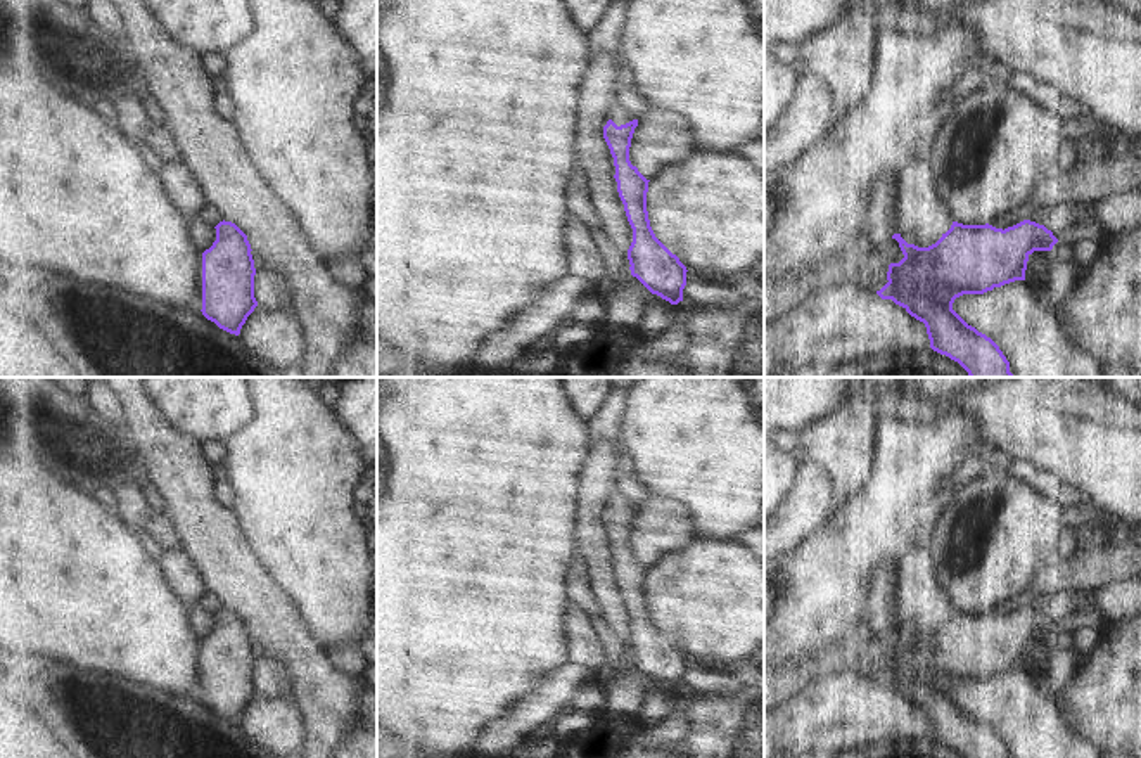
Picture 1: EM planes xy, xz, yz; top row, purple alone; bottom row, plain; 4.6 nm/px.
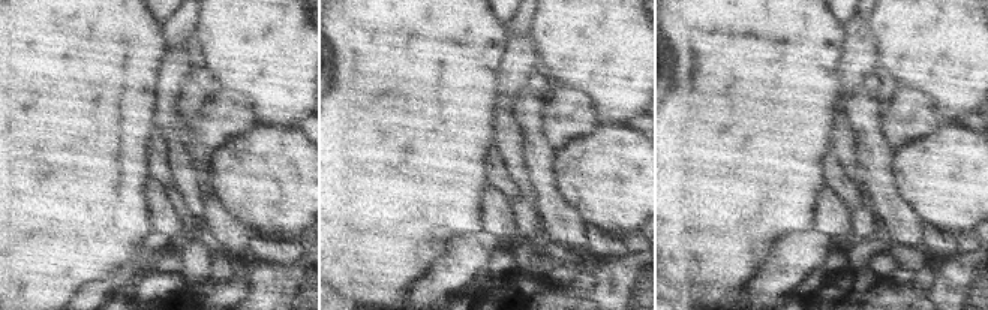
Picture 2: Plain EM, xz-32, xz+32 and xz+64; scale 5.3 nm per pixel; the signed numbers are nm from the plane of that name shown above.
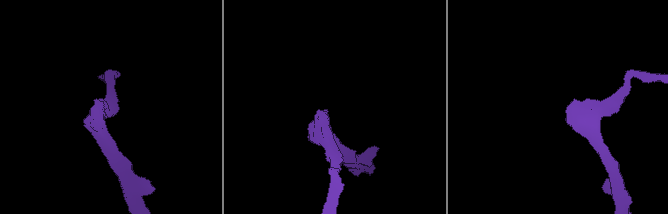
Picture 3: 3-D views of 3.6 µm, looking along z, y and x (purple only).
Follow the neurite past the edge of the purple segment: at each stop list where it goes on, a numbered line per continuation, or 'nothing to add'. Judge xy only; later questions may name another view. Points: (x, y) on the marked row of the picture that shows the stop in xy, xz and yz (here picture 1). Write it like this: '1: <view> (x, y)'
nothing to add

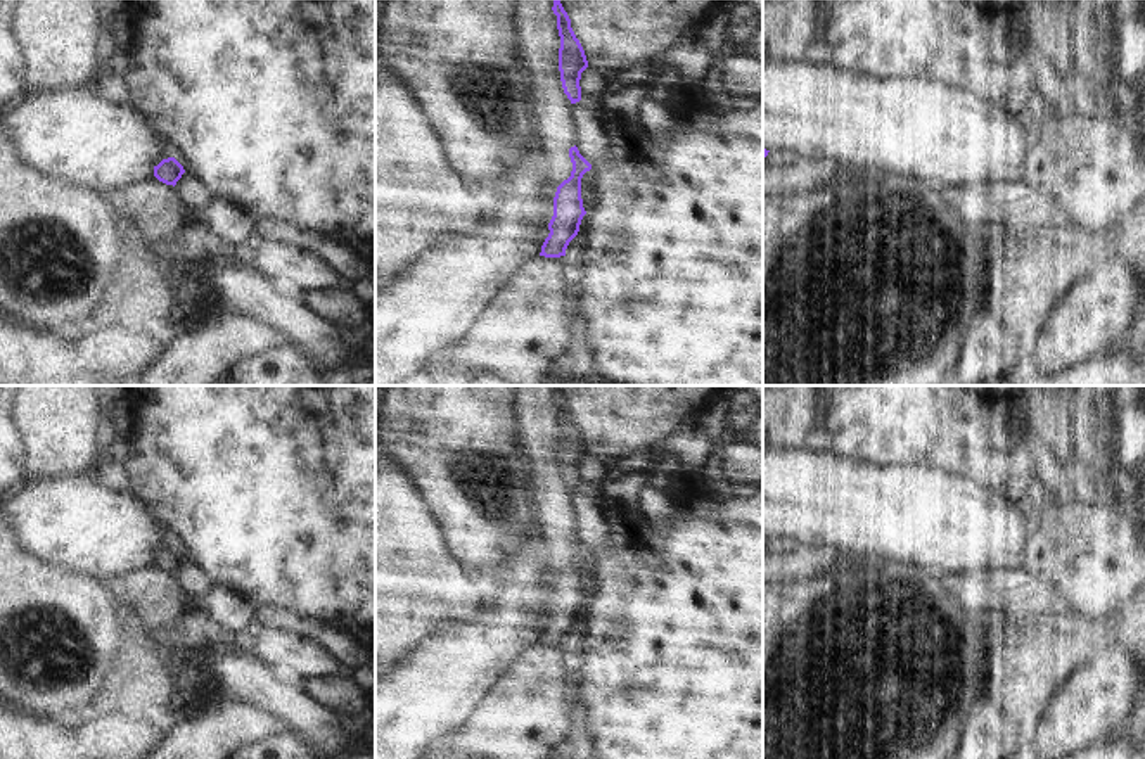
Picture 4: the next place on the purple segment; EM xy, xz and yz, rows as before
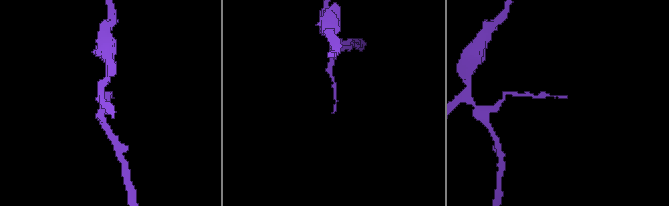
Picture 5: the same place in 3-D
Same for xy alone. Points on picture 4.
nothing to add

